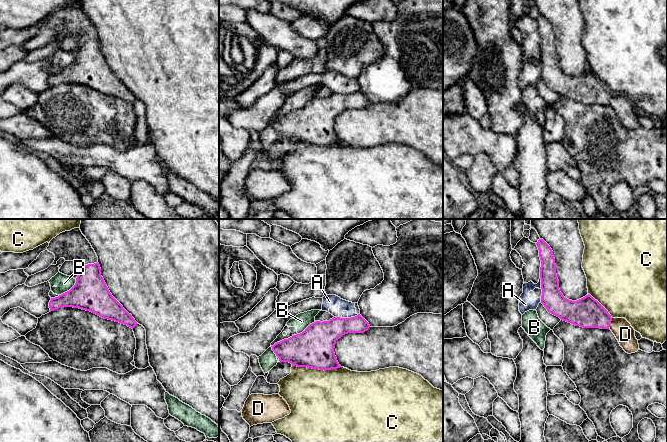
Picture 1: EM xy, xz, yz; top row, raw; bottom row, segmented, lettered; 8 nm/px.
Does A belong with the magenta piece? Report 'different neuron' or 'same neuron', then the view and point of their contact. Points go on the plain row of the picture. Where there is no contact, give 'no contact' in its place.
different neuron; contact xz (353, 93)

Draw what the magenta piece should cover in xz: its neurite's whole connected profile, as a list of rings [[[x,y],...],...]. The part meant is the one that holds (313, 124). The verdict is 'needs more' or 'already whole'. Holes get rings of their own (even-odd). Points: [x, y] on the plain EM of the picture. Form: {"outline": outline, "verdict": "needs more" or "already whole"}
{"outline": [[[360,90],[351,94],[333,93],[329,97],[316,97],[302,109],[271,123],[280,138],[324,147],[337,145],[341,142],[334,129],[336,117],[345,110],[364,109],[369,104]]], "verdict": "already whole"}

